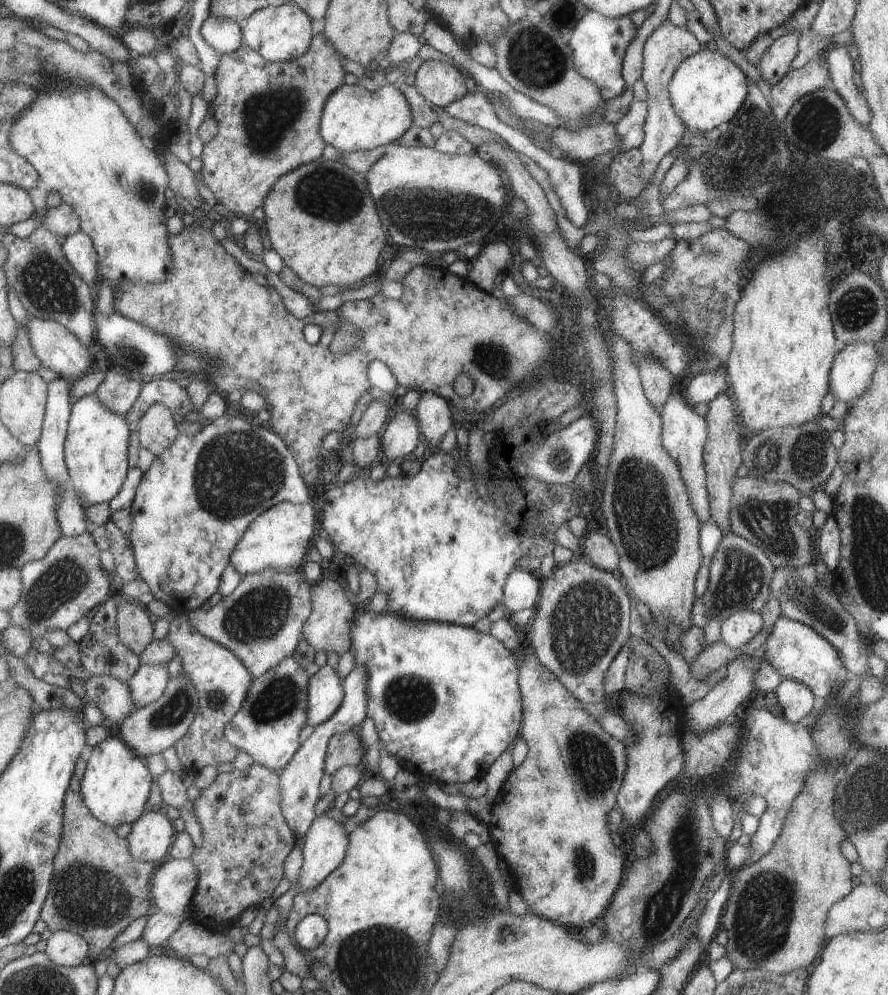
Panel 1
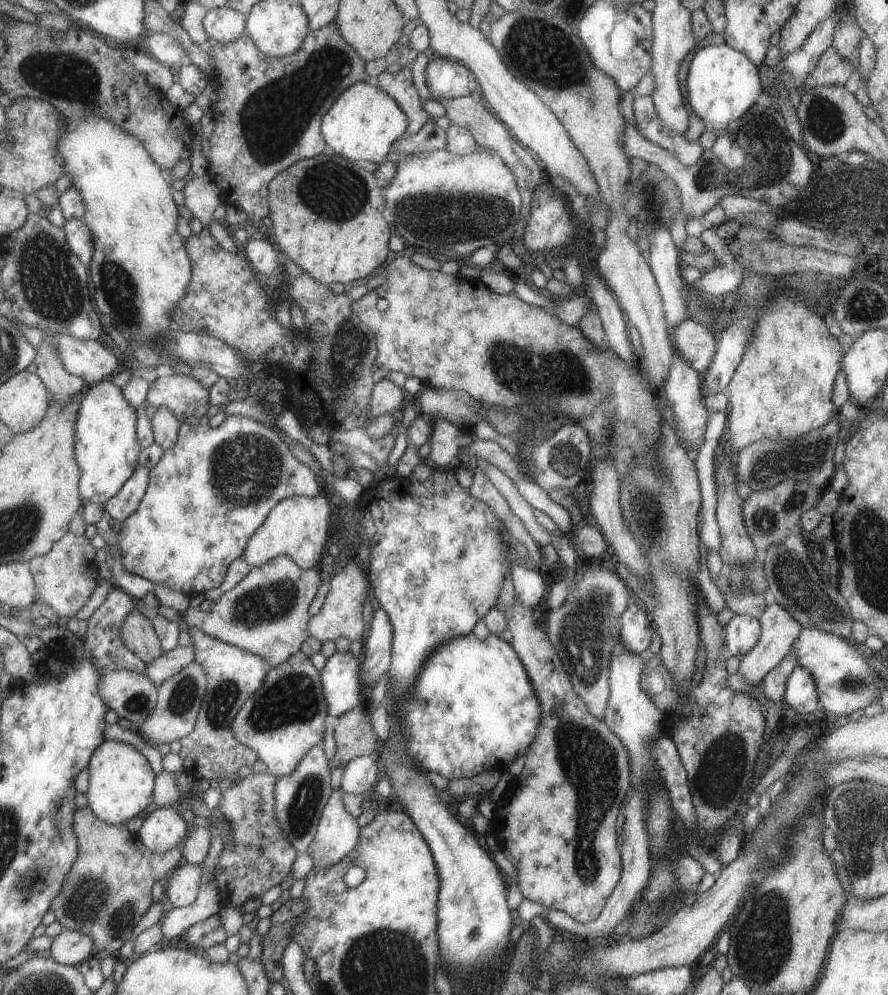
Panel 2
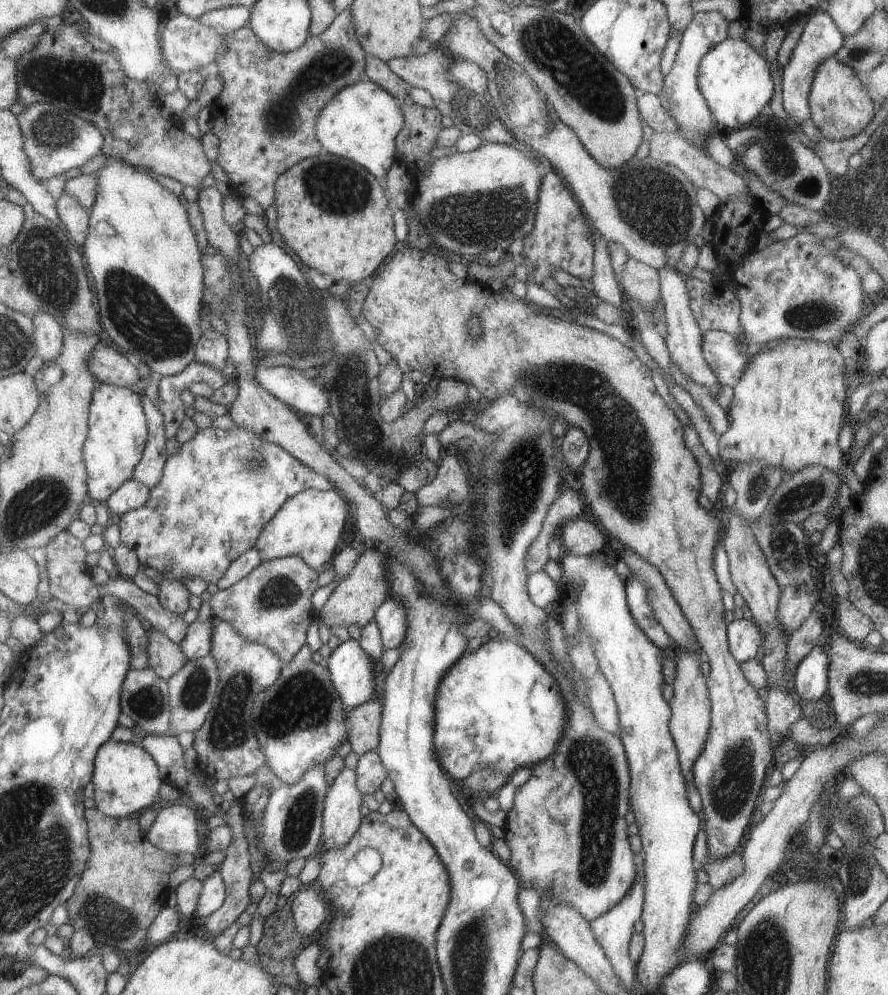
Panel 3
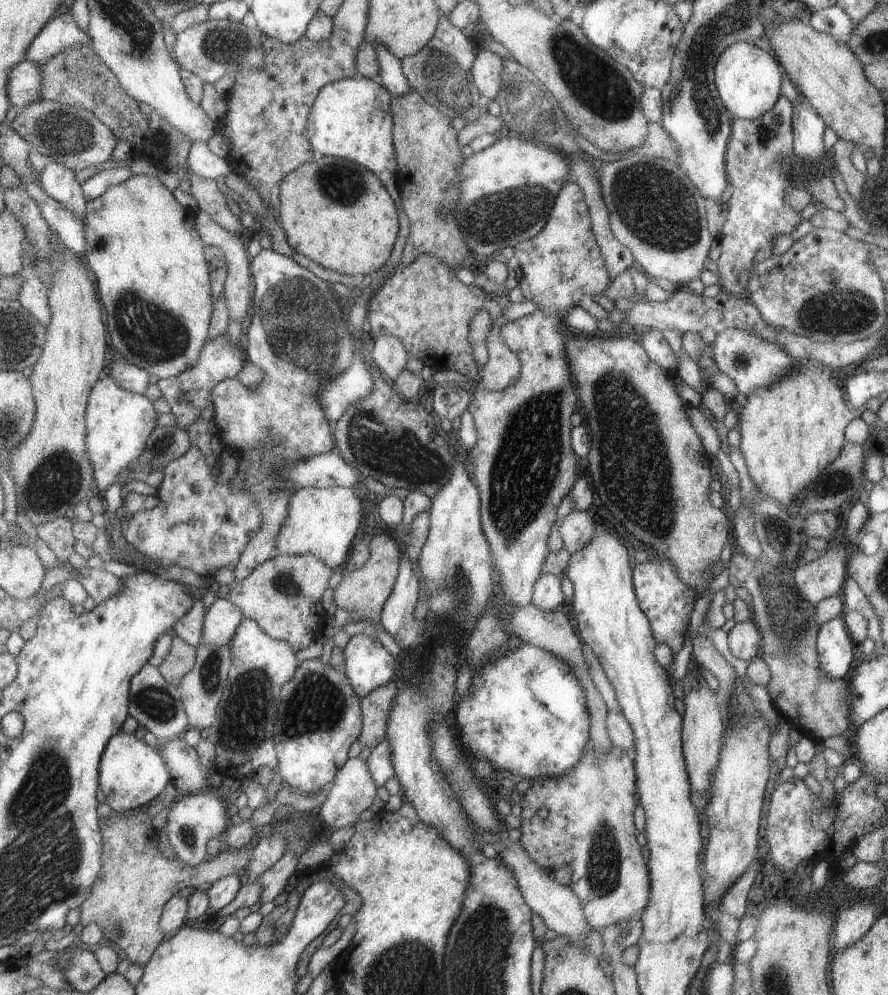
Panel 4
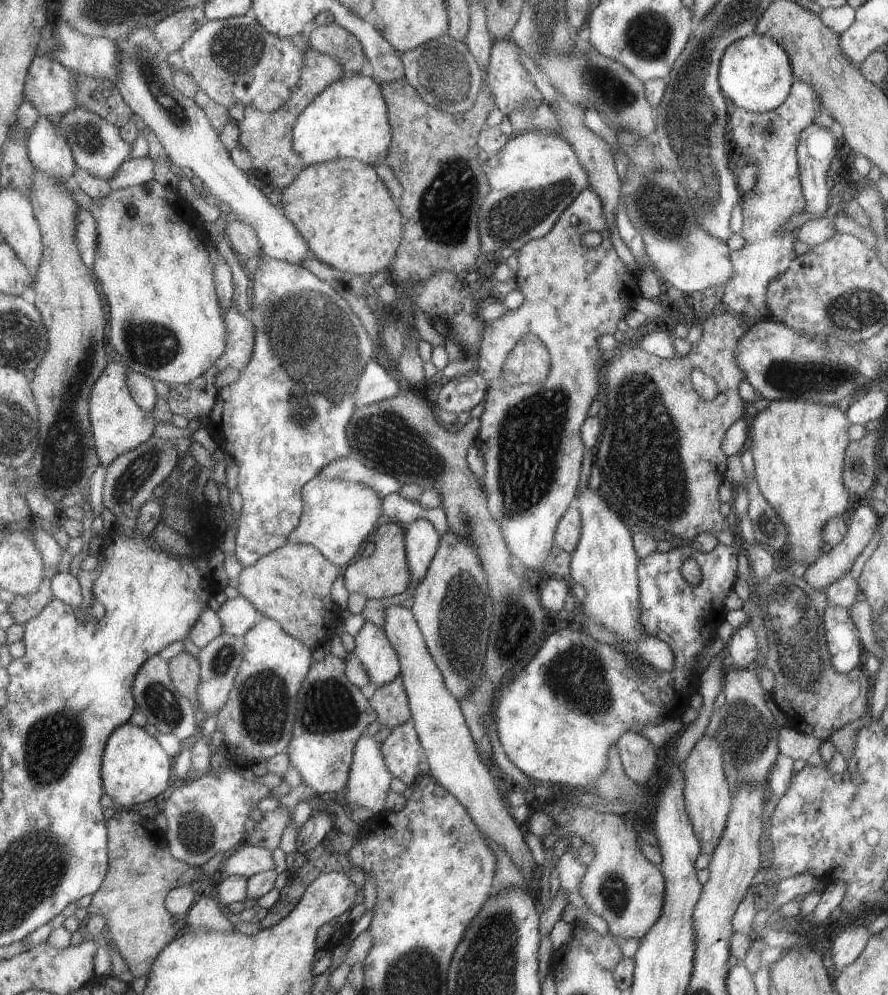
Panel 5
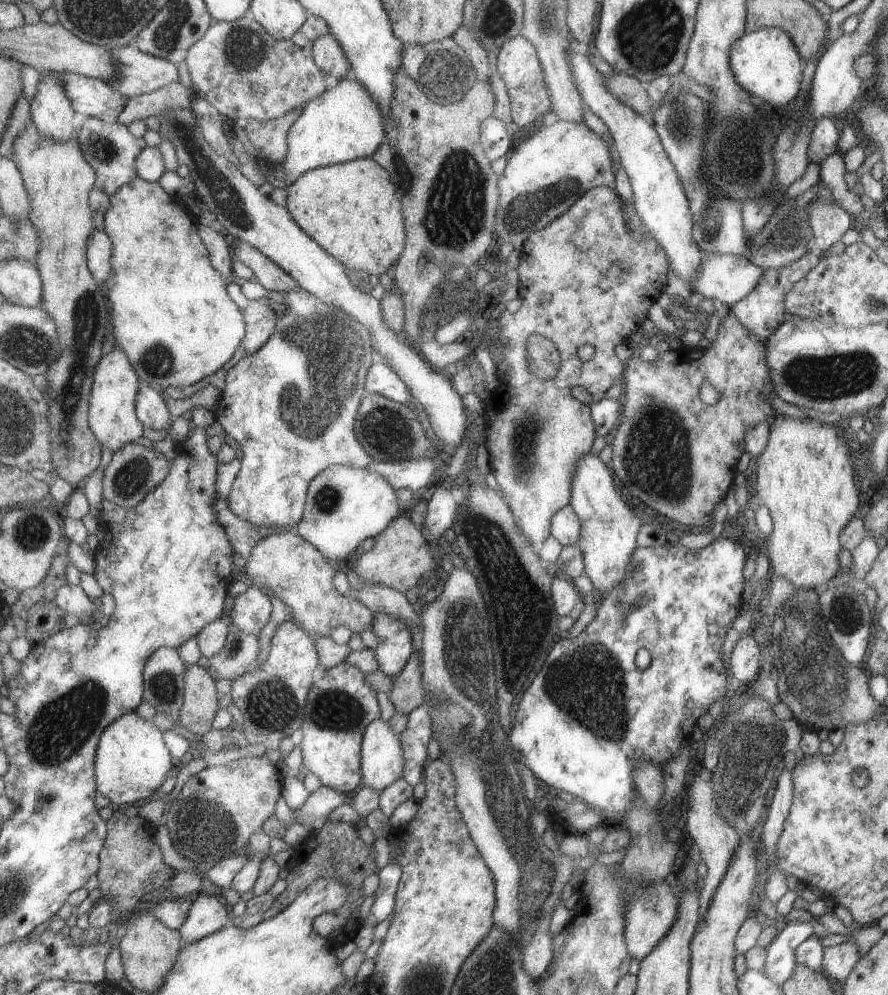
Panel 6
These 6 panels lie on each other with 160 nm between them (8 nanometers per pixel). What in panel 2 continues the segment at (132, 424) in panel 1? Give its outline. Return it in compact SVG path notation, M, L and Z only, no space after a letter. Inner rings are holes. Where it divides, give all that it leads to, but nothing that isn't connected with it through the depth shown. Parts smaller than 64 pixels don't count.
M172 375L157 378L151 382L144 406L166 407L173 410L173 415L181 416L181 402L183 400L194 401L196 404L208 402L209 388L199 386L197 380L190 375Z

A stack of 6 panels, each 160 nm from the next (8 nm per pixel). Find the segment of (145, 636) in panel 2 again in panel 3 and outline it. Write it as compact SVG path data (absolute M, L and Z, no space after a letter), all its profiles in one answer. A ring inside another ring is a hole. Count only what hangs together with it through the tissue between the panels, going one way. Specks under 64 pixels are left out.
M149 628L145 630L147 634L147 660L149 667L158 678L167 681L175 672L185 666L185 656L181 654L181 648L177 644L169 641L163 633Z

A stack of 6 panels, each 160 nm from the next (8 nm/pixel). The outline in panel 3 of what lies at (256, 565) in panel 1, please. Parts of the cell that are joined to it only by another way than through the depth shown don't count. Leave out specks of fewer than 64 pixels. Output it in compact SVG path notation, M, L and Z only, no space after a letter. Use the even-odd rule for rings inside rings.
M332 488L327 491L306 489L287 498L284 504L263 526L254 549L261 561L287 556L299 556L309 568L322 570L323 564L333 560L335 546L339 542L349 505L340 493Z

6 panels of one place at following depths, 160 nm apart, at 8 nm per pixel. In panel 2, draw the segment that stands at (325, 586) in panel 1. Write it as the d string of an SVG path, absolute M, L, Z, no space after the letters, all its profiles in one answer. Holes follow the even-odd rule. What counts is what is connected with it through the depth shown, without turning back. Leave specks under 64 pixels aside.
M351 559L334 576L329 577L329 590L323 605L315 616L311 616L308 622L309 635L320 643L336 640L344 636L346 639L363 640L365 637L365 624L362 618L362 605L365 600L372 601L369 577L362 565L356 566L356 559Z

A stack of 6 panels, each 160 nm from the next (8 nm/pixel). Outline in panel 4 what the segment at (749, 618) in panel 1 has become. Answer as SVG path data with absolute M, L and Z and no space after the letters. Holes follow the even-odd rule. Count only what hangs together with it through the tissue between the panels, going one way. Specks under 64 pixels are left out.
M751 619L735 623L727 633L727 640L731 654L739 660L749 662L759 656L761 635Z

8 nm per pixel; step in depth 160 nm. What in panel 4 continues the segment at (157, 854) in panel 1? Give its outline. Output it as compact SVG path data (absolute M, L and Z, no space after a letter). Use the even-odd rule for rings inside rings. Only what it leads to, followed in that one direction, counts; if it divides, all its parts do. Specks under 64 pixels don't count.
M214 787L211 790L205 789L191 795L175 798L166 816L164 827L168 842L179 861L194 867L208 858L205 853L205 843L211 837L221 839L227 824L229 824L226 806L230 801L232 801L232 797L230 799L221 797ZM221 798L224 799L223 802L221 802Z

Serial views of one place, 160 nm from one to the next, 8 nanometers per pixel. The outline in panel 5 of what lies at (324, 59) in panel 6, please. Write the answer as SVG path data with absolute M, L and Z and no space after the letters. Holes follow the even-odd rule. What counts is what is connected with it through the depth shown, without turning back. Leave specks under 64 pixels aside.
M335 22L315 25L307 39L309 46L319 54L337 57L344 72L355 75L361 72L365 62L361 43L342 26Z

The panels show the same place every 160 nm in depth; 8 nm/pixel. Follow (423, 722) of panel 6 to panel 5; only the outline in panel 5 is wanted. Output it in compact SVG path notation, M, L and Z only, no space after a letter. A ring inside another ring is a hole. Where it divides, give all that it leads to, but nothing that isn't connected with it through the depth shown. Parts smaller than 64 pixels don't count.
M405 722L392 728L379 748L389 774L401 780L406 787L413 786L421 774L419 764L423 762L413 723Z

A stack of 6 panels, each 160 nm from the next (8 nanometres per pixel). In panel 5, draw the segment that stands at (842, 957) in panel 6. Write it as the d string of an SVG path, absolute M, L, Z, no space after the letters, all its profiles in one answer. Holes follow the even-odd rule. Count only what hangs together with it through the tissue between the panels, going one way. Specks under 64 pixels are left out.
M866 924L845 926L831 942L831 954L834 968L840 971L859 956L871 935Z

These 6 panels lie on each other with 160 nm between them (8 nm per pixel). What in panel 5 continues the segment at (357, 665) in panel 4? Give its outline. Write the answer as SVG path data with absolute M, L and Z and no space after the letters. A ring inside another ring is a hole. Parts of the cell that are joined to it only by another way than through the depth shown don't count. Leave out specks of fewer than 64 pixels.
M364 622L354 636L352 653L365 670L368 682L387 684L400 674L396 652L385 633L370 622Z

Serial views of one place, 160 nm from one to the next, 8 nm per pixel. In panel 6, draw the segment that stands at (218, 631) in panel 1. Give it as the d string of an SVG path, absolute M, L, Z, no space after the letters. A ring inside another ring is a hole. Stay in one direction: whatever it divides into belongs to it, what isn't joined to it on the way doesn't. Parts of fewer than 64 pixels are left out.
M294 531L274 533L259 539L250 550L242 571L251 586L258 589L268 587L290 610L291 622L303 629L312 640L318 636L327 637L337 625L346 626L358 634L362 630L371 630L375 614L357 599L341 596L334 589L332 578L336 566Z

